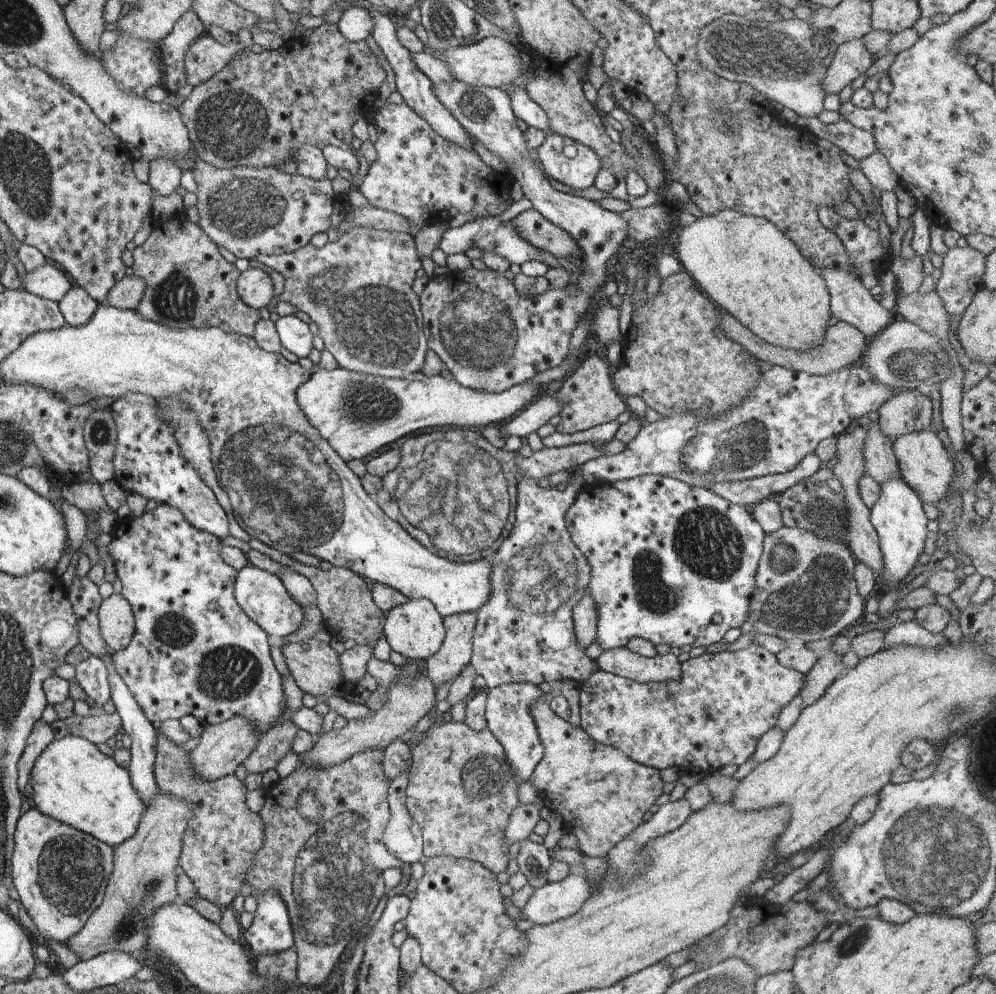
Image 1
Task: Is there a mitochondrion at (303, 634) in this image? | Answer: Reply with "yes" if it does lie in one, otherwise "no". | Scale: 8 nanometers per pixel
no

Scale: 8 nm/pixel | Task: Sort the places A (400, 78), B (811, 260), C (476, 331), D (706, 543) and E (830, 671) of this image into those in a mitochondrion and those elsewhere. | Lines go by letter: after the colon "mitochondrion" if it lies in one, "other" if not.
A: other
B: other
C: mitochondrion
D: mitochondrion
E: other

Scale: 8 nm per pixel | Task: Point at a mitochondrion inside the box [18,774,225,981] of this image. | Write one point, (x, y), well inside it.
(70, 870)

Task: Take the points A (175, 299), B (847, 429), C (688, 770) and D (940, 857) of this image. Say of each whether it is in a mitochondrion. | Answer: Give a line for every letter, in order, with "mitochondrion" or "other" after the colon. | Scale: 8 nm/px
A: mitochondrion
B: other
C: other
D: mitochondrion

